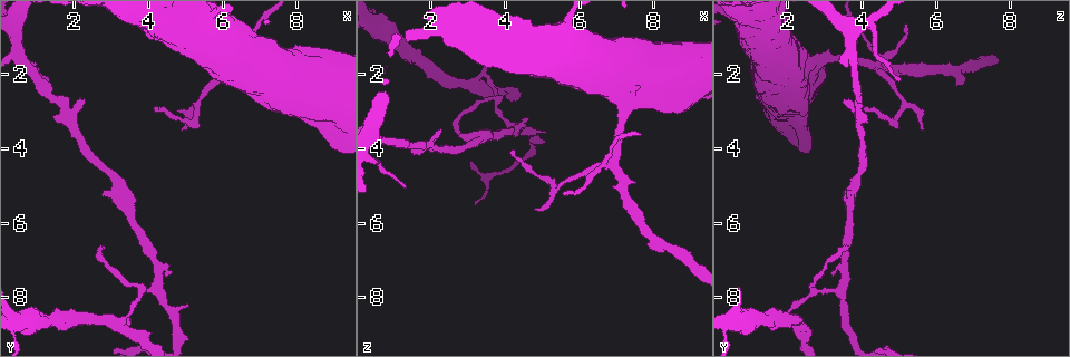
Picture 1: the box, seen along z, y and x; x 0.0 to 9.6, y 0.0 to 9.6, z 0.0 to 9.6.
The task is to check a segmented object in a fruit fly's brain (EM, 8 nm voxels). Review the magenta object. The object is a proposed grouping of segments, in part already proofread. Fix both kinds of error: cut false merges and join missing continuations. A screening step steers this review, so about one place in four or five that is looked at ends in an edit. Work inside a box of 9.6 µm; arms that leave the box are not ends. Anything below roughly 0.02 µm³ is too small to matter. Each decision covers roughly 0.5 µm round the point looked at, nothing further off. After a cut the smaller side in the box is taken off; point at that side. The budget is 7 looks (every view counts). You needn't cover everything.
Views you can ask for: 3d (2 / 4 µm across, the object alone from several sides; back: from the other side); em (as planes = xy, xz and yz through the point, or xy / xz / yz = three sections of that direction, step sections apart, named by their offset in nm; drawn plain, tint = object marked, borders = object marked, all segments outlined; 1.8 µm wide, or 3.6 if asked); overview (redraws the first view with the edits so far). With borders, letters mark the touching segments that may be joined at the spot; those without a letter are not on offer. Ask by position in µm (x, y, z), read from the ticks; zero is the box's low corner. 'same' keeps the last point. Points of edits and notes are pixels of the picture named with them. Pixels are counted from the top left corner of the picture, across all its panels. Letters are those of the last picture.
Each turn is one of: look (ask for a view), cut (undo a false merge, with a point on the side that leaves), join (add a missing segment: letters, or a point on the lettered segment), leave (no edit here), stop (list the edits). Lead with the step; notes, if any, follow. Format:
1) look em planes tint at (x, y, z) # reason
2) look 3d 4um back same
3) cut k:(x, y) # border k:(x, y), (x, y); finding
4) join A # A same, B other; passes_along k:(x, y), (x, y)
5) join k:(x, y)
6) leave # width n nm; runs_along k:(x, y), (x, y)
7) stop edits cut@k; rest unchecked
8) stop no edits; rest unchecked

look em planes borders at (6.90, 1.70, 4.40) # looks like a crossing

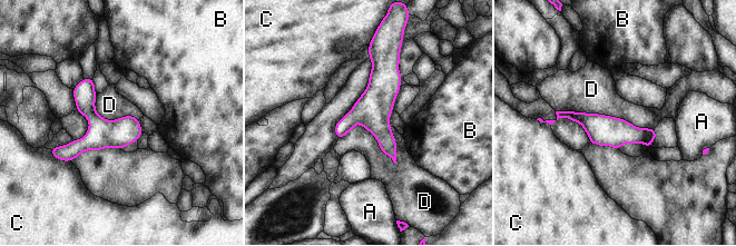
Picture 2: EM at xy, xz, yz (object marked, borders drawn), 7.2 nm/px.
leave # width 220 nm; A other, B other, C other, D other; border 2:(339, 138), (360, 124), (396, 163); one neuron here

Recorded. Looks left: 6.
look 3d 4um at (4.20, 2.95, 4.05) # free end

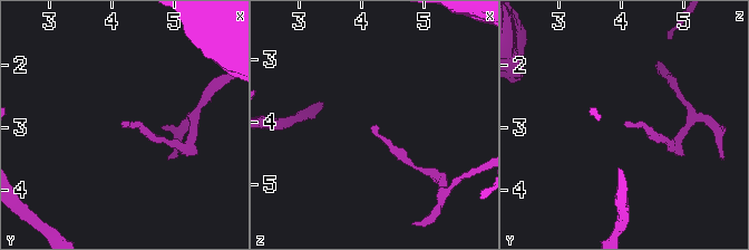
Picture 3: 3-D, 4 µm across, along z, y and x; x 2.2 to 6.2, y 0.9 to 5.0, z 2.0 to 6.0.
look em xy step 16 borders at (4.20, 2.95, 4.05)

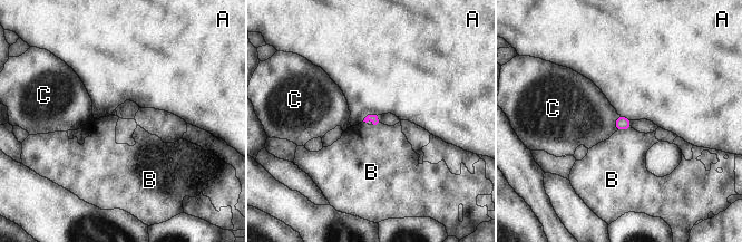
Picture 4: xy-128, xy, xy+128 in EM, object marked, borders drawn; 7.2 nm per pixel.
look em planes borders same # cut it another way

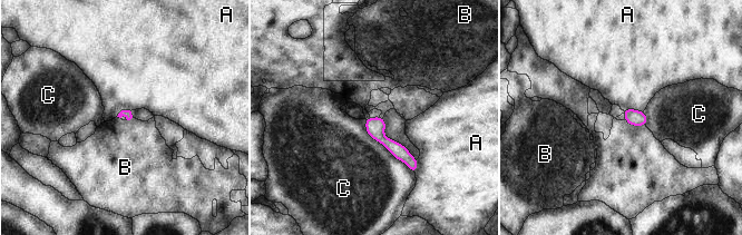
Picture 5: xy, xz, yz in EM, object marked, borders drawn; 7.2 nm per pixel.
leave # A other, B other, C other; runs_along 5:(369, 120), (376, 130), (413, 168); none of them fits

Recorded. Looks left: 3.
look em planes borders at (3.20, 8.65, 2.30)

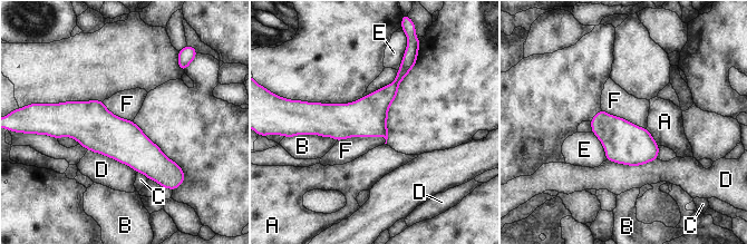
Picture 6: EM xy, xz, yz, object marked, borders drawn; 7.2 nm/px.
cut 6:(374, 107) # A other, B other, C other, D other, E other, F other; border 6:(395, 80), (398, 84); two neurons meet here

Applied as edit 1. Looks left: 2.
stop edits cut@6; rest unchecked

